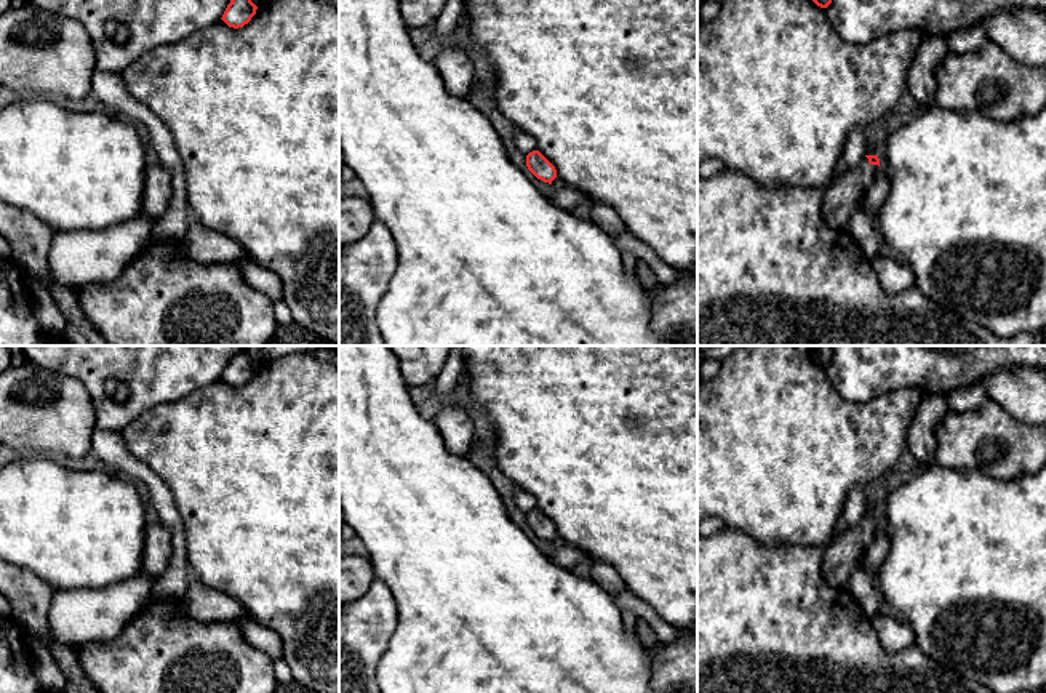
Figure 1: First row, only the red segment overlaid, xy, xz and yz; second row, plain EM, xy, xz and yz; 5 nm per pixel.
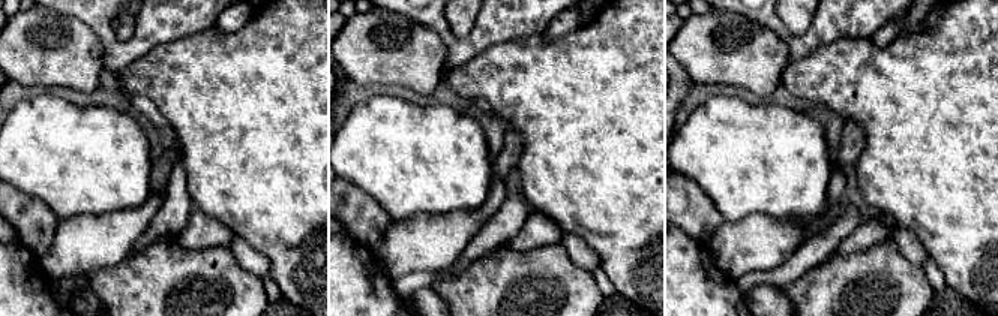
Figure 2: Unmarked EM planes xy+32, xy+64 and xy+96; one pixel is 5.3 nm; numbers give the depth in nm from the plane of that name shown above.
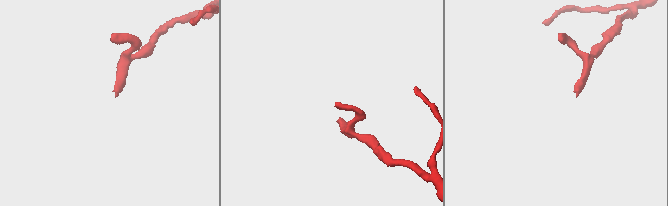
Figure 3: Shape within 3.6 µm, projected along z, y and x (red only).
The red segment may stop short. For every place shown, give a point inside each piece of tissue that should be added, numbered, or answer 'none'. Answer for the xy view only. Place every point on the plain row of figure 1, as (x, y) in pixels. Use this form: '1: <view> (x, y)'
none

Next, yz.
1: yz (842, 556)

